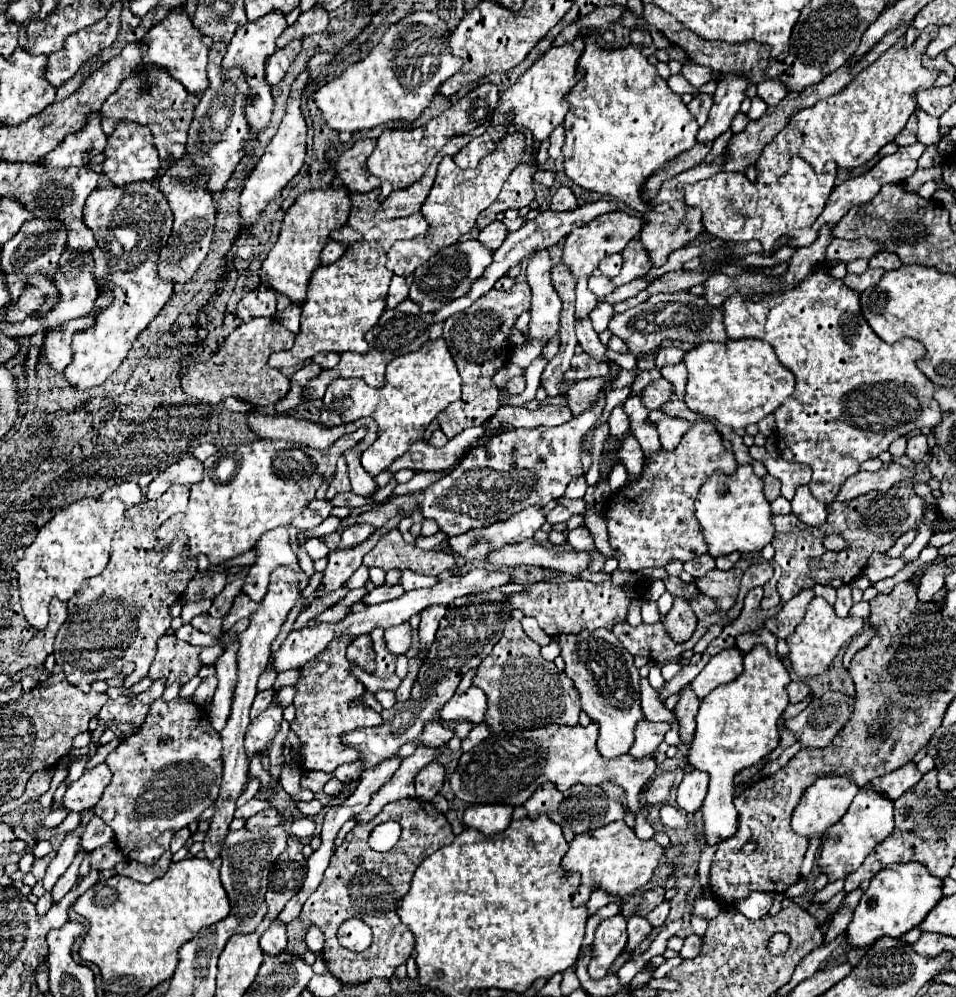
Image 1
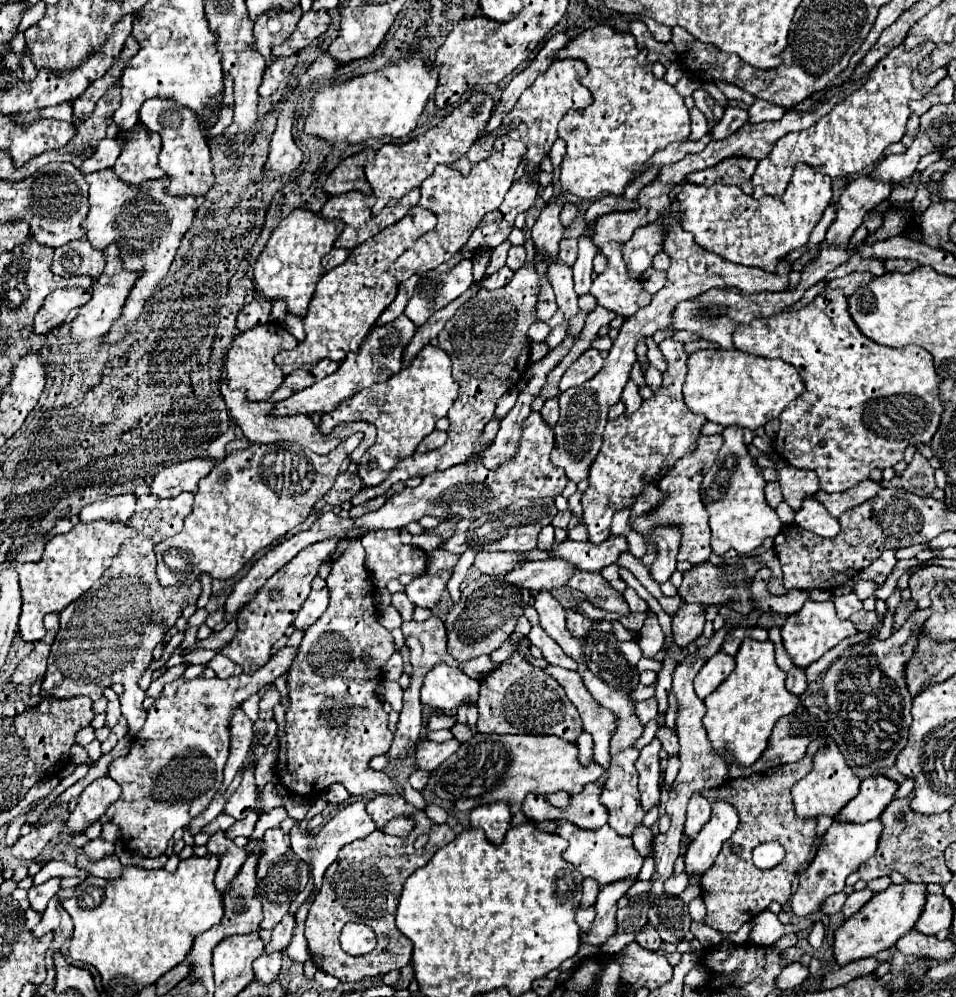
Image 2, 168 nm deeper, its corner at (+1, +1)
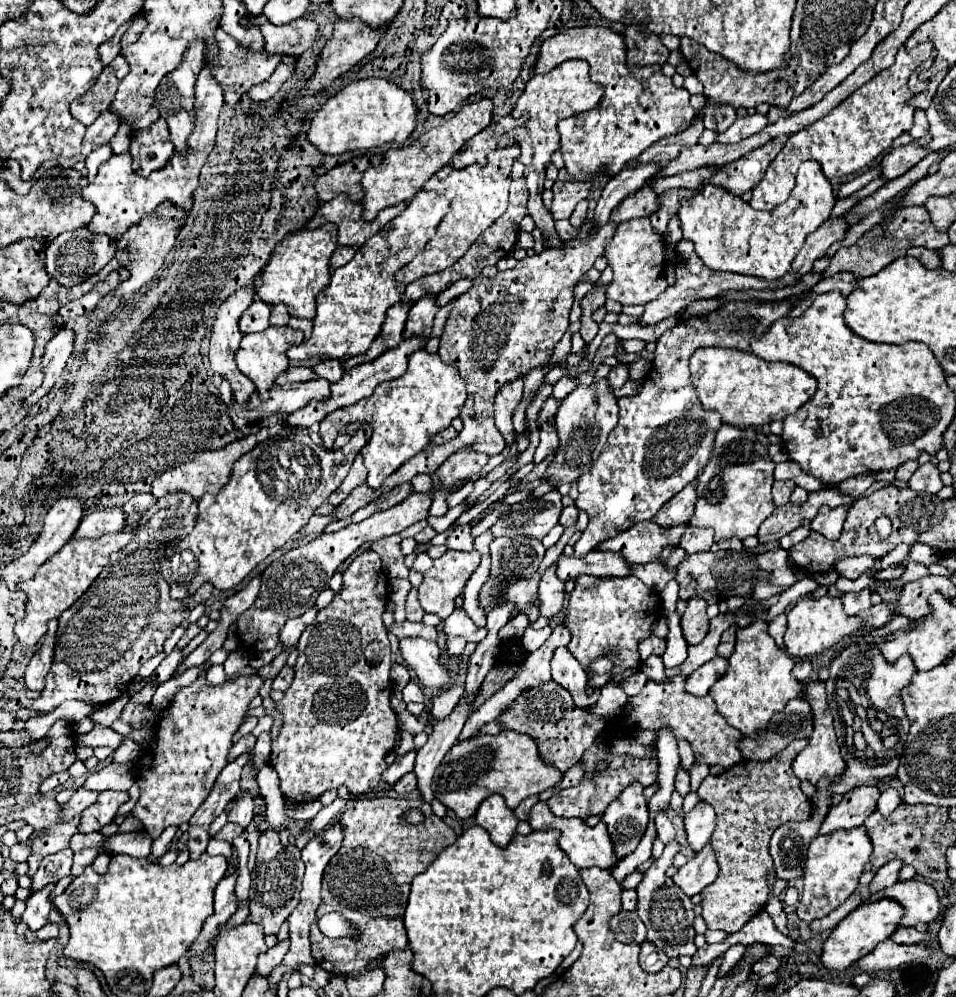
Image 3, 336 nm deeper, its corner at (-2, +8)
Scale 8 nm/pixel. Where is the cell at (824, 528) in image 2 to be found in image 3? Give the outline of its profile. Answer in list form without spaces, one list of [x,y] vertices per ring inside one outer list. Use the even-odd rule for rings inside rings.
[[[823,506],[817,514],[817,518],[811,522],[811,528],[819,534],[823,534],[827,540],[839,540],[841,530],[843,530],[843,522],[847,518],[847,510],[849,506],[837,506],[837,508],[827,508]]]

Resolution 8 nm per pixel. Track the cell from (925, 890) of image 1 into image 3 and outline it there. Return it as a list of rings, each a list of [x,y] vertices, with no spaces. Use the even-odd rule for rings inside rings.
[[[887,898],[871,904],[861,904],[831,930],[829,938],[823,944],[821,964],[831,970],[845,970],[865,954],[869,954],[881,940],[887,940],[897,930],[901,916],[903,916],[903,908],[897,902],[891,902]]]

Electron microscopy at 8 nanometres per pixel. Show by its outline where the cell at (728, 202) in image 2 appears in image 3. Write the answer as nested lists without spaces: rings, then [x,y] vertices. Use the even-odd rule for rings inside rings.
[[[807,160],[799,166],[797,184],[789,200],[769,212],[753,210],[739,196],[731,196],[719,186],[705,186],[697,196],[683,200],[677,216],[683,238],[693,242],[697,256],[711,270],[777,280],[791,270],[791,262],[807,234],[829,218],[833,206],[835,196],[829,180],[815,160]]]

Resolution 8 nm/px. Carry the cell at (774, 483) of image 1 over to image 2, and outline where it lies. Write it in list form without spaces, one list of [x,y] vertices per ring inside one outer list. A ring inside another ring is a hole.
[[[768,483],[766,485],[766,501],[772,509],[776,509],[776,505],[782,501],[782,493],[780,493],[780,485],[778,483]]]

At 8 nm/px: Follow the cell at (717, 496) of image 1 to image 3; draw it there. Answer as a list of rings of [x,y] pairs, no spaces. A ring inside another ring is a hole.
[[[723,424],[715,438],[713,458],[697,478],[697,506],[691,516],[693,526],[713,528],[715,542],[737,536],[739,540],[755,536],[761,522],[775,510],[771,486],[773,486],[775,462],[769,458],[767,448],[759,442],[755,430],[739,430]]]

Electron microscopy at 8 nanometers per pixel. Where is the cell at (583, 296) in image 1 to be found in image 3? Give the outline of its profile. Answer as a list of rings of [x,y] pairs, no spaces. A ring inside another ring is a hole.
[[[639,164],[637,168],[633,170],[623,170],[619,172],[617,176],[613,176],[607,186],[603,188],[601,192],[601,198],[597,202],[597,208],[595,208],[595,216],[593,216],[593,222],[597,224],[603,224],[609,220],[613,208],[617,208],[617,204],[621,204],[621,200],[633,192],[637,192],[641,186],[645,186],[647,182],[647,176],[655,174],[655,164]]]

